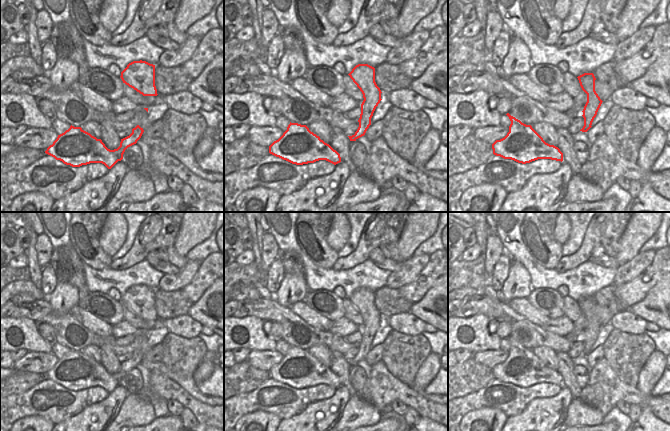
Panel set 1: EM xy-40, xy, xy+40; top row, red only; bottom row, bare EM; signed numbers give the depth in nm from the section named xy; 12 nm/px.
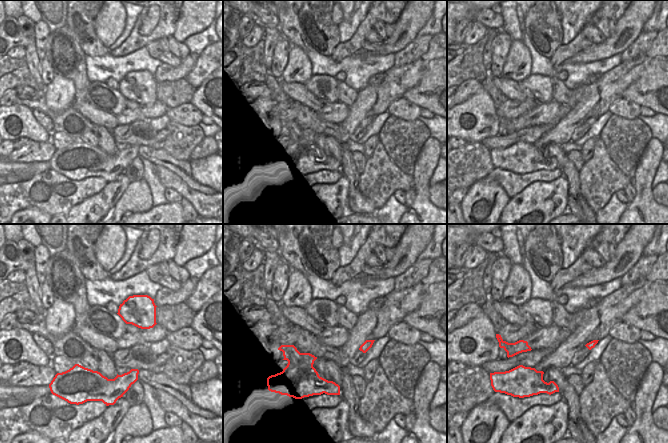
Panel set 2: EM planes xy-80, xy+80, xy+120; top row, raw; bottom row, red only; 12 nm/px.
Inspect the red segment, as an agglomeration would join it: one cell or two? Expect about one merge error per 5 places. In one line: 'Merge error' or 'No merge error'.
No merge error.

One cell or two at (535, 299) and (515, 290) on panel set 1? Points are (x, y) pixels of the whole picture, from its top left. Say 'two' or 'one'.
two

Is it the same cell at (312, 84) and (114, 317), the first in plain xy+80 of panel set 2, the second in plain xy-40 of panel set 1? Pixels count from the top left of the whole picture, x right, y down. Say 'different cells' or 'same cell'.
same cell

